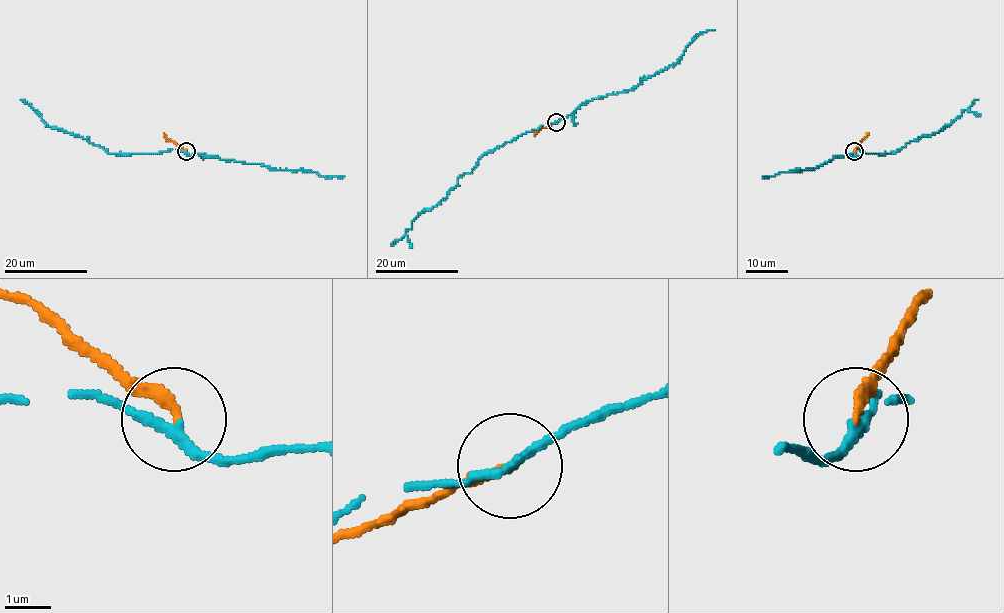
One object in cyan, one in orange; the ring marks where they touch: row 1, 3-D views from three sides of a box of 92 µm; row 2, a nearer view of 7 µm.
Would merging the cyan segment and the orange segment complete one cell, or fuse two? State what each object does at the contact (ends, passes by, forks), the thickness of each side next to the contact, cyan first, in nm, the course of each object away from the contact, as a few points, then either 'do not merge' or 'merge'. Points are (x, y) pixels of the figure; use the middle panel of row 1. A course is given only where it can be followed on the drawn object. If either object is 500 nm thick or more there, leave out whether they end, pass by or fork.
cyan passes by; orange ends; calibres 200 and 220 nm; course cyan (556, 122), (542, 125), (489, 151), (470, 172), (458, 179), (449, 194), (423, 211), (406, 234), (391, 245); course orange (556, 122), (540, 128), (534, 135); do not merge

